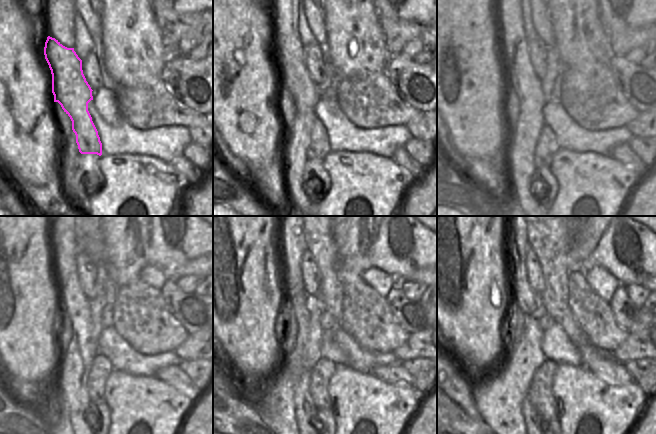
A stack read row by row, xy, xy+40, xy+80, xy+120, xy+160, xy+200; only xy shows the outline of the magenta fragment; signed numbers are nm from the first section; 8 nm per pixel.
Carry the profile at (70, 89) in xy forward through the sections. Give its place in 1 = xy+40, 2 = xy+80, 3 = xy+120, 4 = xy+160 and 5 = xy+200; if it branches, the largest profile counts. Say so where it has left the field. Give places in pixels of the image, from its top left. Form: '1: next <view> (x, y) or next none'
1: next xy+40 (293, 76)
2: next xy+80 (547, 146)
3: next xy+120 (101, 368)
4: next xy+160 (322, 372)
5: next xy+200 (540, 391)

